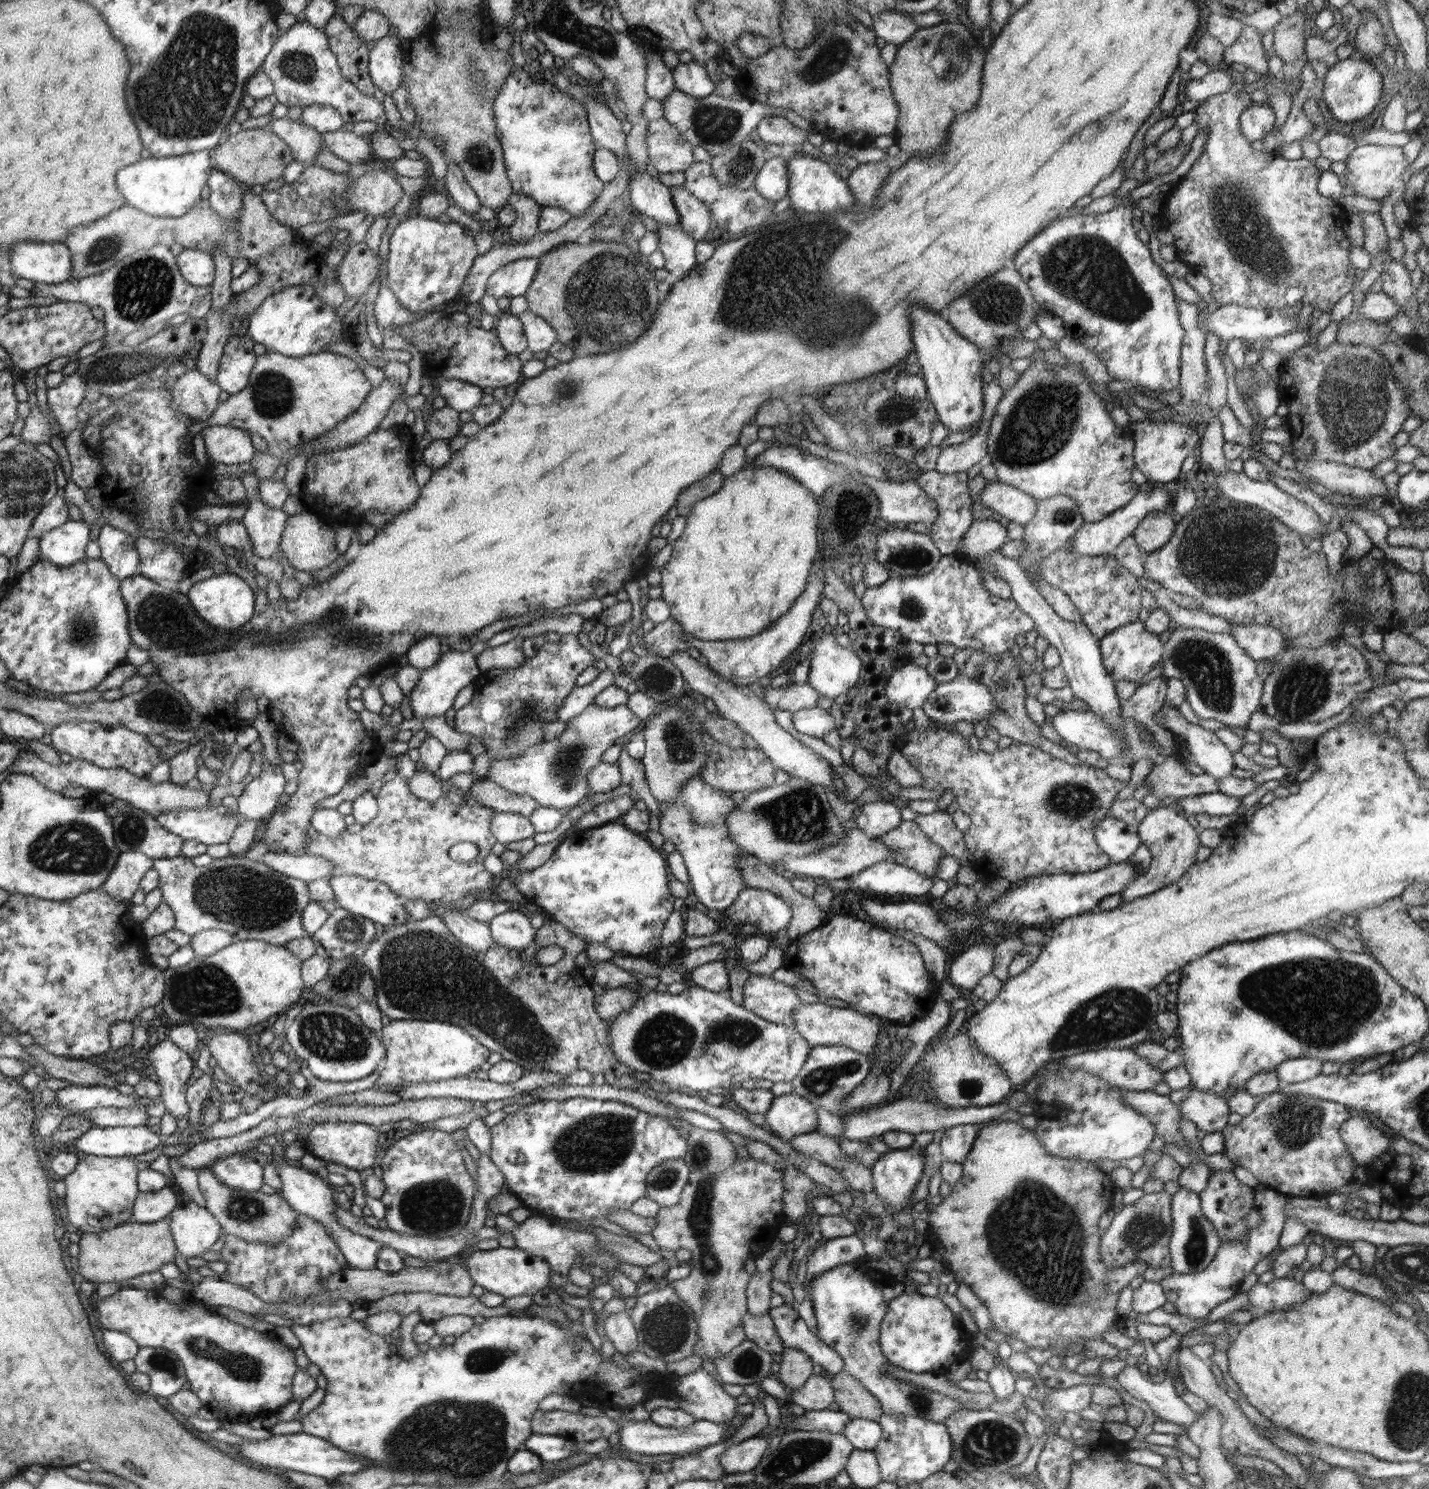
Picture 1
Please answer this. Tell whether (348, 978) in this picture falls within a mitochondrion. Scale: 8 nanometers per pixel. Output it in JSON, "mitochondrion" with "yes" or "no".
{"mitochondrion":"yes"}

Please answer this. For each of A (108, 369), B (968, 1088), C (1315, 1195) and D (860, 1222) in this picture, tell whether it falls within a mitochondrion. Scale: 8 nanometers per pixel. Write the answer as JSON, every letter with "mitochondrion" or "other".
{"A":"mitochondrion","B":"mitochondrion","C":"other","D":"other"}

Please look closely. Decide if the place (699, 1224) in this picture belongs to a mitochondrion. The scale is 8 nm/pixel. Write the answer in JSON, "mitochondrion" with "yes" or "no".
{"mitochondrion":"yes"}

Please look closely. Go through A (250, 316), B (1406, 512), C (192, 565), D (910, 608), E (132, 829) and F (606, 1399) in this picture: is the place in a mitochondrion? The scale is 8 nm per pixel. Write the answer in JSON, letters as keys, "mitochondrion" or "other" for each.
{"A":"other","B":"other","C":"other","D":"mitochondrion","E":"mitochondrion","F":"other"}

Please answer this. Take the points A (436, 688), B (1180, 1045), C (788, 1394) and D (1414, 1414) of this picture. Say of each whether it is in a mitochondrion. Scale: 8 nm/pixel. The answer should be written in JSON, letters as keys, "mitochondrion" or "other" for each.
{"A":"other","B":"other","C":"other","D":"mitochondrion"}

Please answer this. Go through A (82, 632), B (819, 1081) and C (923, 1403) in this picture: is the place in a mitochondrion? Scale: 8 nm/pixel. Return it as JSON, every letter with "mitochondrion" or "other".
{"A":"mitochondrion","B":"mitochondrion","C":"mitochondrion"}

